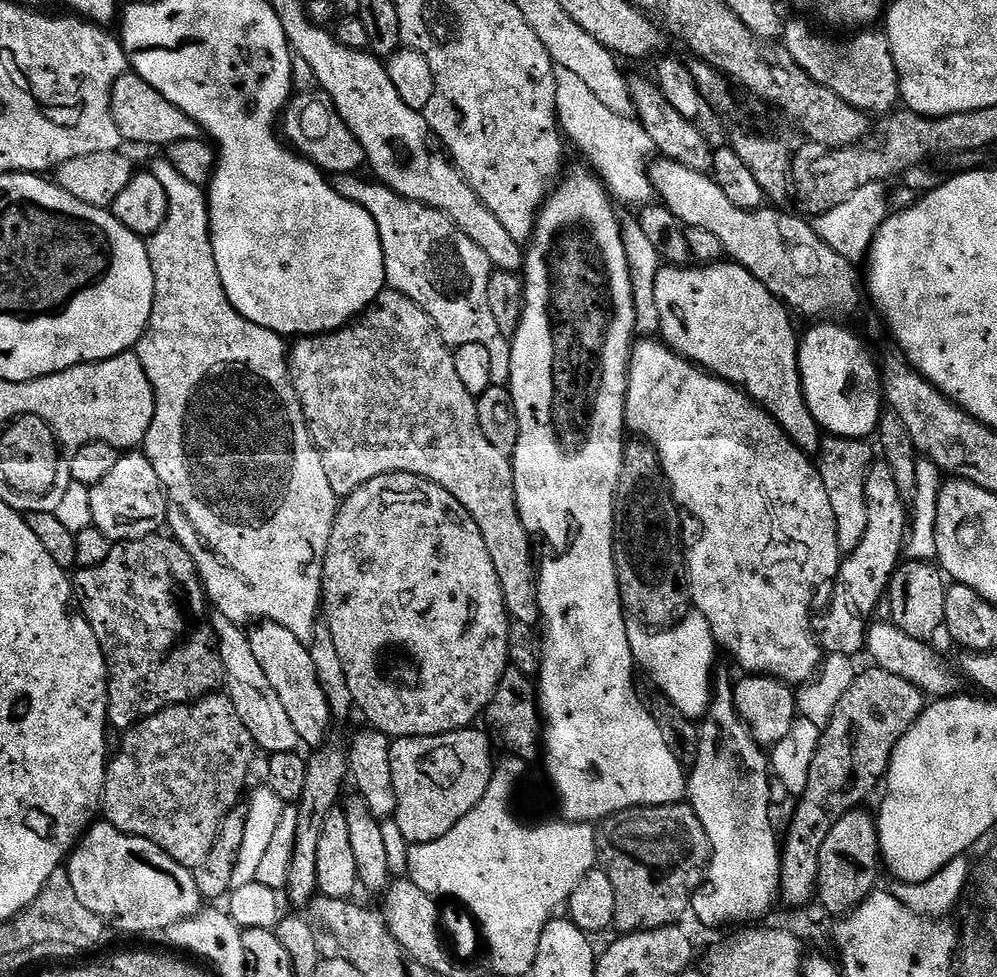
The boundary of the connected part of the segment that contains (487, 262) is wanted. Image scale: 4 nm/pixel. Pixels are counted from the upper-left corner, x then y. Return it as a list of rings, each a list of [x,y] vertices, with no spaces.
[[[347,172],[341,176],[332,176],[330,183],[334,190],[338,190],[338,194],[342,194],[342,198],[362,206],[374,218],[382,242],[387,287],[414,301],[432,319],[432,325],[439,332],[441,340],[453,349],[461,348],[463,344],[495,349],[496,340],[501,339],[501,334],[494,322],[488,297],[490,278],[494,271],[490,258],[486,258],[486,254],[478,246],[474,246],[474,242],[470,242],[470,238],[466,238],[466,234],[462,234],[460,228],[441,212],[399,196],[385,184],[363,184],[360,178],[359,175]]]

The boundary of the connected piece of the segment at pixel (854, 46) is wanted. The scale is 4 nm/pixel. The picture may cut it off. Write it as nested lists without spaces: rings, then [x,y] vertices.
[[[789,19],[784,25],[782,47],[814,82],[826,86],[859,112],[888,114],[901,103],[900,83],[887,35],[883,31],[872,31],[876,30],[857,31],[852,34],[857,36],[849,40],[831,40],[828,36],[819,36],[806,21]]]

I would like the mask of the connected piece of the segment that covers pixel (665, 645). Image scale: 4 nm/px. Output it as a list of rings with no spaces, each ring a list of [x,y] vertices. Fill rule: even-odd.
[[[695,610],[689,611],[687,618],[682,622],[663,630],[649,630],[639,623],[632,622],[628,626],[628,641],[639,671],[645,672],[660,687],[658,688],[659,695],[669,699],[686,718],[695,722],[703,721],[708,714],[708,707],[712,704],[714,691],[712,667],[716,664],[716,652],[718,653],[718,645],[710,630],[710,622],[706,622],[706,618],[702,618],[702,614]]]

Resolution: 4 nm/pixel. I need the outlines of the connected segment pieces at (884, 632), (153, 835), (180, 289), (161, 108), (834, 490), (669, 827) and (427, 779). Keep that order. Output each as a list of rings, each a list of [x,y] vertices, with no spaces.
[[[891,622],[869,623],[866,631],[868,633],[864,643],[866,656],[876,663],[873,665],[879,671],[898,674],[898,678],[906,678],[906,682],[910,682],[910,686],[914,686],[928,698],[955,696],[961,691],[961,677],[953,669],[952,673],[944,665],[943,658],[931,648],[933,646],[931,643],[918,638],[910,638],[910,634],[902,634],[902,630],[898,630],[898,626],[894,626]]]
[[[213,694],[193,700],[191,704],[172,704],[127,729],[123,736],[116,757],[114,752],[106,764],[103,819],[126,834],[154,842],[154,846],[170,854],[174,862],[195,870],[202,858],[210,854],[210,846],[214,846],[214,838],[218,838],[226,814],[238,807],[249,787],[248,767],[258,749],[252,743],[250,730],[246,730],[246,722],[238,718],[238,710],[234,710],[234,702],[227,694]]]
[[[160,158],[156,165],[151,165],[150,171],[154,174],[154,178],[158,178],[162,190],[166,192],[168,213],[160,229],[146,240],[150,266],[154,270],[154,304],[150,322],[142,338],[136,343],[134,351],[138,362],[142,364],[142,370],[146,372],[146,378],[150,380],[156,399],[154,422],[150,422],[150,430],[144,439],[142,451],[150,466],[154,466],[164,487],[164,493],[168,496],[167,527],[177,542],[188,551],[190,558],[194,558],[207,599],[219,615],[230,618],[230,622],[241,626],[269,620],[278,626],[284,626],[286,630],[290,630],[290,634],[294,634],[294,638],[298,638],[298,642],[307,645],[312,640],[314,626],[318,623],[318,617],[322,612],[324,559],[330,534],[334,530],[338,497],[334,494],[334,490],[330,490],[330,478],[326,478],[326,466],[322,466],[320,452],[316,449],[312,435],[308,433],[308,425],[304,423],[300,414],[300,404],[296,401],[296,394],[288,381],[286,340],[285,337],[261,328],[258,332],[260,348],[252,344],[252,335],[254,335],[252,324],[246,318],[242,318],[242,314],[238,314],[238,310],[234,310],[234,306],[226,298],[226,292],[222,290],[222,282],[218,278],[218,266],[214,266],[208,225],[208,197],[205,189],[194,186],[194,182],[186,182],[186,178],[182,178],[182,174],[178,174],[178,170],[174,170],[174,166],[170,166],[166,158]]]
[[[129,70],[119,76],[112,88],[112,117],[120,131],[121,141],[132,144],[161,144],[167,146],[174,142],[186,142],[186,138],[201,139],[202,133],[193,120],[178,106],[166,102],[154,86],[150,86],[141,76]]]
[[[831,434],[825,435],[820,442],[820,477],[822,486],[826,486],[826,494],[830,497],[830,506],[834,509],[834,526],[838,526],[838,546],[844,554],[853,552],[858,542],[862,542],[862,534],[866,534],[866,478],[874,463],[874,448],[868,443],[867,439],[851,440]]]
[[[687,802],[663,804],[649,808],[628,808],[601,823],[596,828],[596,859],[604,869],[606,878],[614,885],[615,931],[620,934],[630,932],[653,932],[659,928],[673,927],[685,915],[689,915],[692,895],[705,883],[708,865],[712,863],[710,838]]]
[[[469,726],[437,736],[402,736],[392,740],[390,774],[396,799],[394,823],[409,845],[442,838],[442,834],[454,830],[454,826],[482,802],[482,794],[486,794],[492,781],[494,759],[489,733],[478,729]]]

